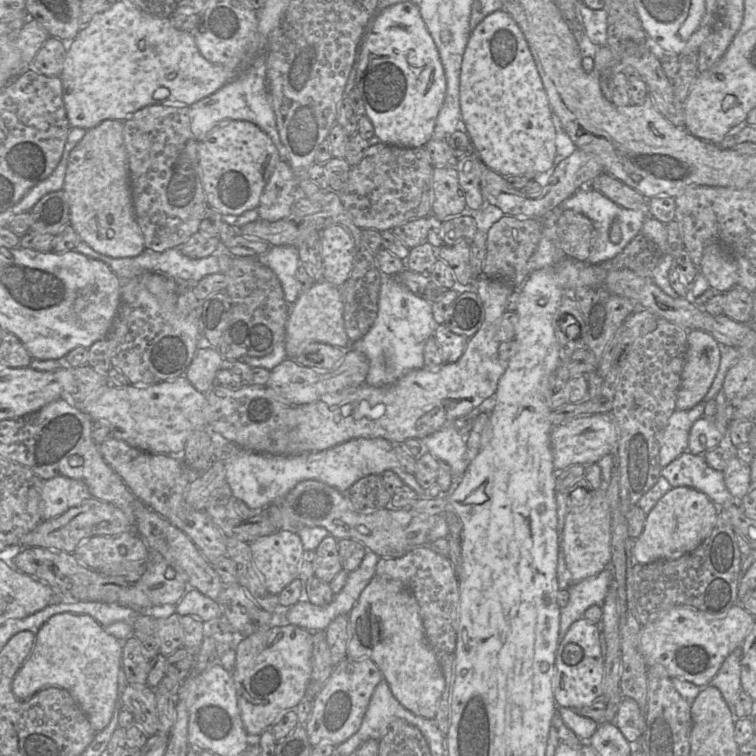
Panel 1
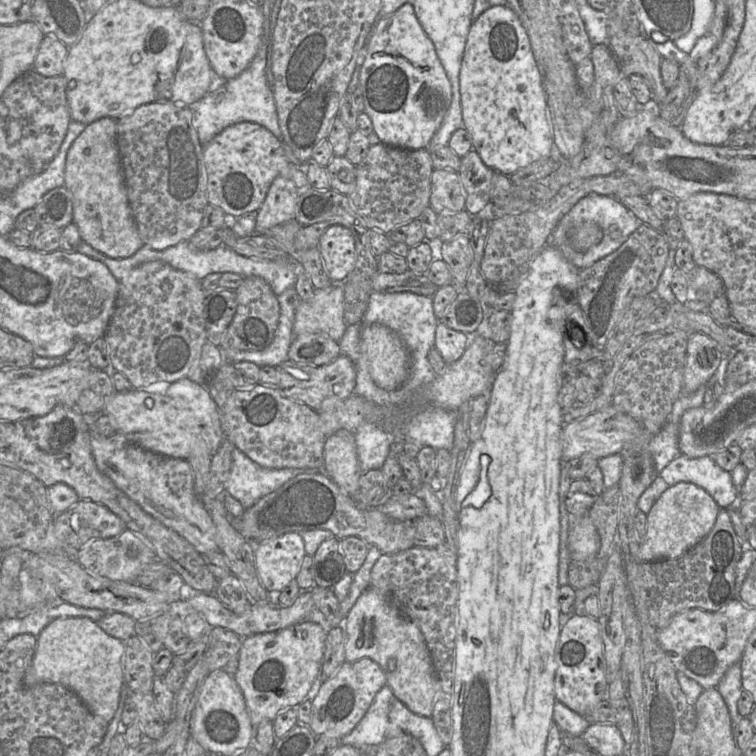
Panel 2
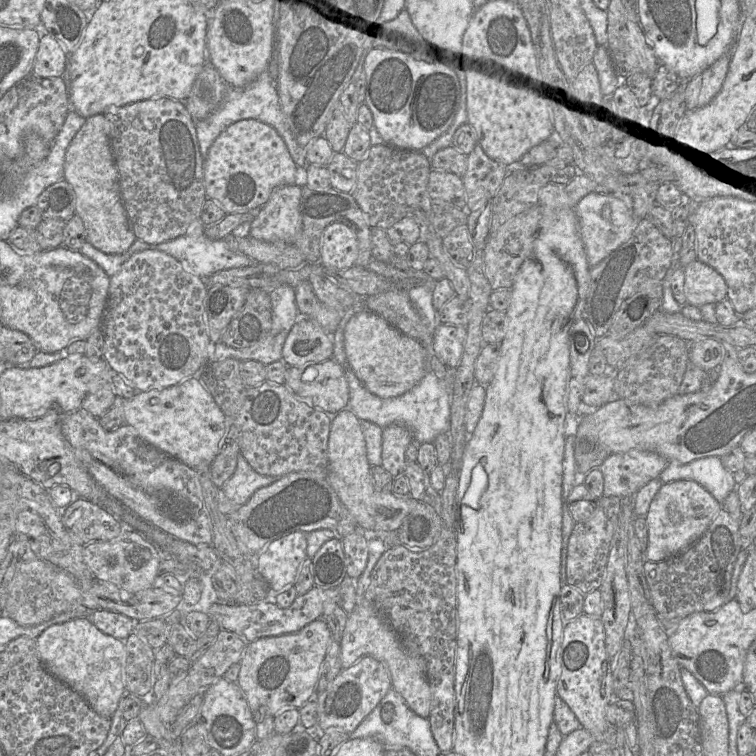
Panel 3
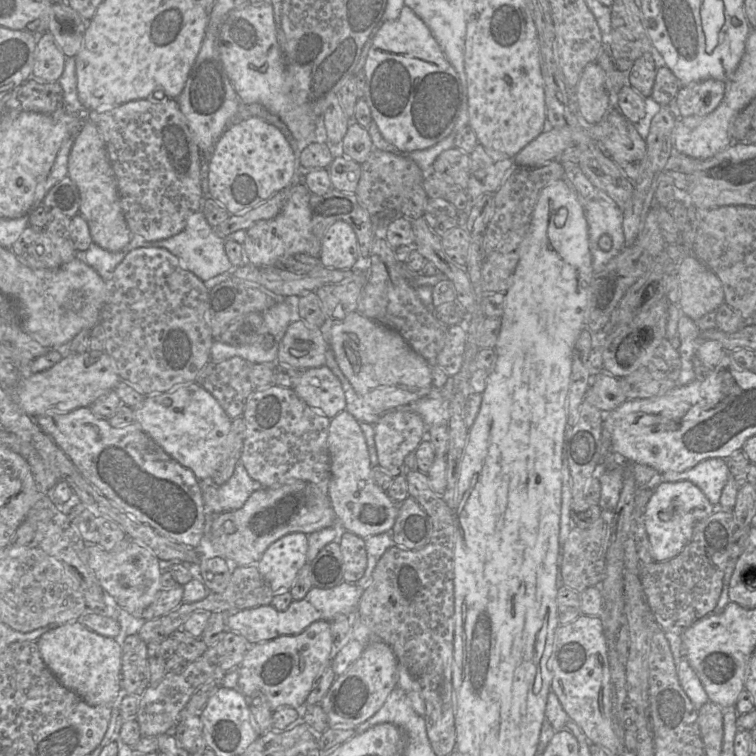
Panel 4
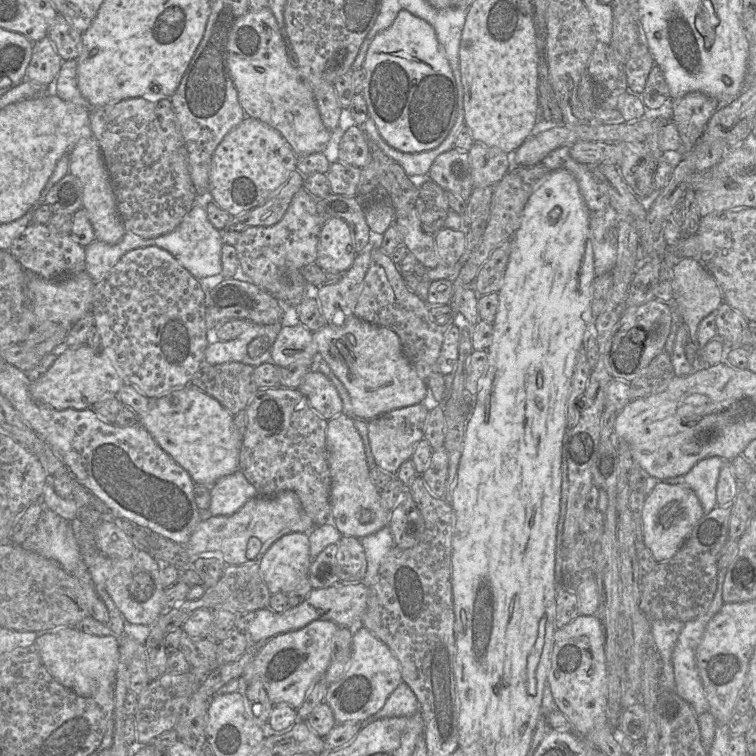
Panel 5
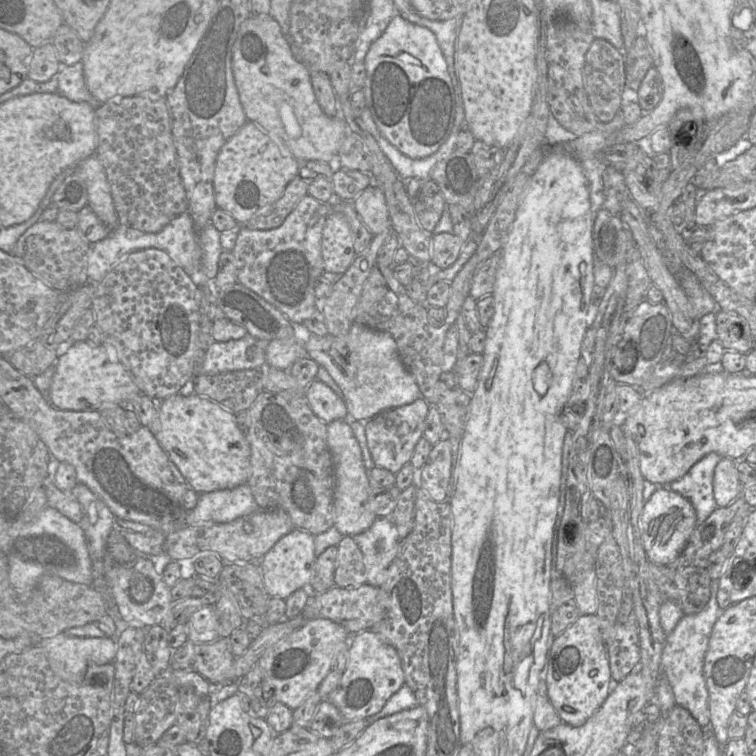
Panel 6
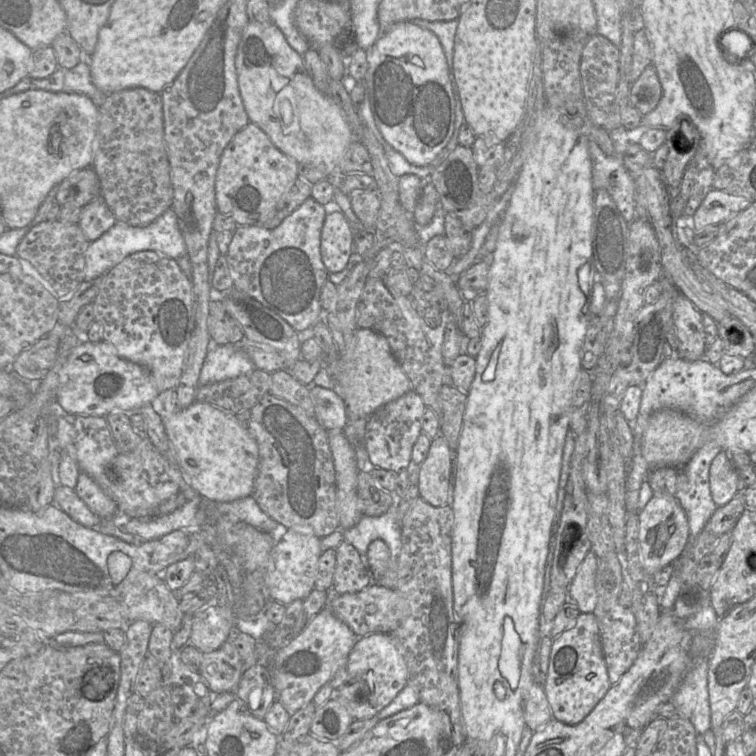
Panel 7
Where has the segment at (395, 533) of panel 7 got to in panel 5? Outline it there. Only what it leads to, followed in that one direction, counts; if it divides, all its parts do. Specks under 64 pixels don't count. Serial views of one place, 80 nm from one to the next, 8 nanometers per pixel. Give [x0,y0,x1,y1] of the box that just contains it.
[360,526,395,587]

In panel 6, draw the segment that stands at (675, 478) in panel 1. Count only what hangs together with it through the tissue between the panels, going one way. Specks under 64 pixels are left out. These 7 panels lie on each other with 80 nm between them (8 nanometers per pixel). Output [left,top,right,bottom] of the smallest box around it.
[668,452,722,524]

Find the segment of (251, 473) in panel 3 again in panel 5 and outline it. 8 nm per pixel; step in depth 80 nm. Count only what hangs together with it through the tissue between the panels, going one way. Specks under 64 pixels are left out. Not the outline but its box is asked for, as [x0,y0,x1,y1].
[203,469,258,516]

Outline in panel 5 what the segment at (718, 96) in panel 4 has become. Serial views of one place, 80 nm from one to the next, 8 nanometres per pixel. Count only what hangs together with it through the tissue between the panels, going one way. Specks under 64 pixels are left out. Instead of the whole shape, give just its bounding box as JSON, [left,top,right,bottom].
[671,92,719,155]

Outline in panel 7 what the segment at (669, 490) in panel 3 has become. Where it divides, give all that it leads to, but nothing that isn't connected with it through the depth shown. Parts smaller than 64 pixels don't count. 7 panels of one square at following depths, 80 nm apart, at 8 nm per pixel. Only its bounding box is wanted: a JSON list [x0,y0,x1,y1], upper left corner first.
[639,494,689,576]

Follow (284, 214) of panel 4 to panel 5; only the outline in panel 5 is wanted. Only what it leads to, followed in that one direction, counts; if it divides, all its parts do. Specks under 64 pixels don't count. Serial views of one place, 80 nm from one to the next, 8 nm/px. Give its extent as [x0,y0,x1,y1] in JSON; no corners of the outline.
[235,187,325,305]

